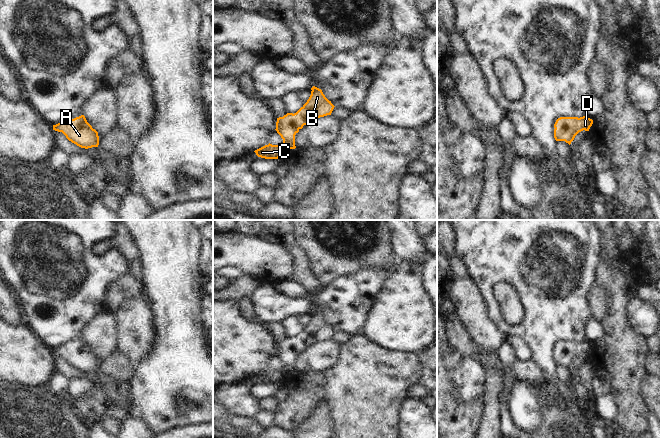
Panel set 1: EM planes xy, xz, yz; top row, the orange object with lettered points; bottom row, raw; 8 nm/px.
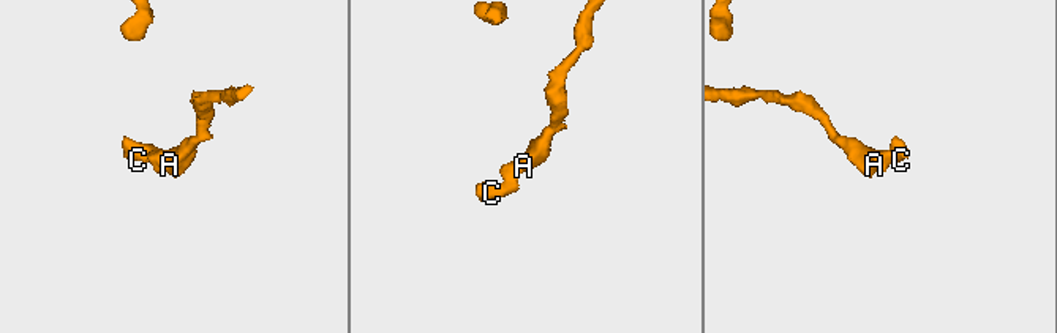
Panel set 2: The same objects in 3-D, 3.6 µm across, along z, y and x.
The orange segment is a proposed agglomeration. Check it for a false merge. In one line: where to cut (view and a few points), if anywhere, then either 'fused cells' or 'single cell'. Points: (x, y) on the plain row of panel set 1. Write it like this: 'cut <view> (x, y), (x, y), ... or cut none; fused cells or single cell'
cut none; single cell

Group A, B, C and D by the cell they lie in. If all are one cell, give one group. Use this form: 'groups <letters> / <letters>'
groups A B C D

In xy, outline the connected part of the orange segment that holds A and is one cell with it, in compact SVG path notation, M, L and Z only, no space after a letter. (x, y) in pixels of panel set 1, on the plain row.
M84 339L74 343L67 342L53 349L53 354L62 356L66 362L81 372L98 371L98 356L87 346Z

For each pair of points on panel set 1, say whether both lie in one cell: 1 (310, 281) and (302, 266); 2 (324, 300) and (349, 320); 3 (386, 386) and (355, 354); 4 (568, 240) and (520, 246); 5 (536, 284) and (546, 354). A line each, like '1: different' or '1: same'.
1: same
2: same
3: same
4: same
5: same

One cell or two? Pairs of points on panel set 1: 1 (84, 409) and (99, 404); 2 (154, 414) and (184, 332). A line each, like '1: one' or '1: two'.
1: one
2: one

